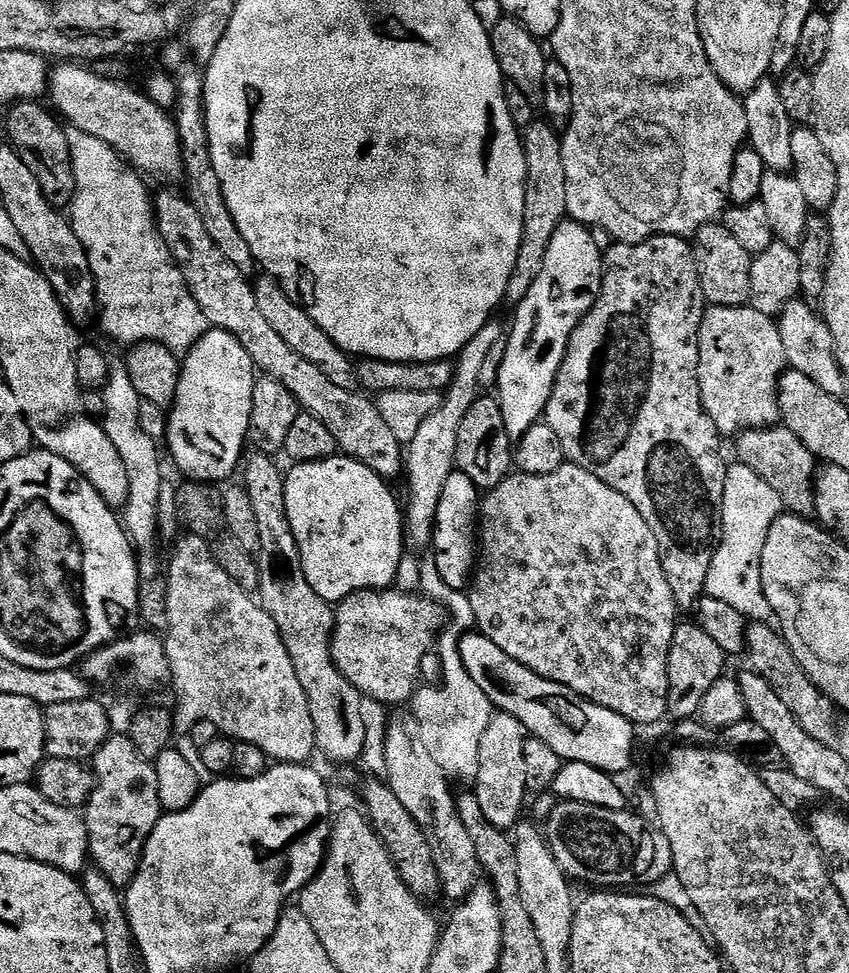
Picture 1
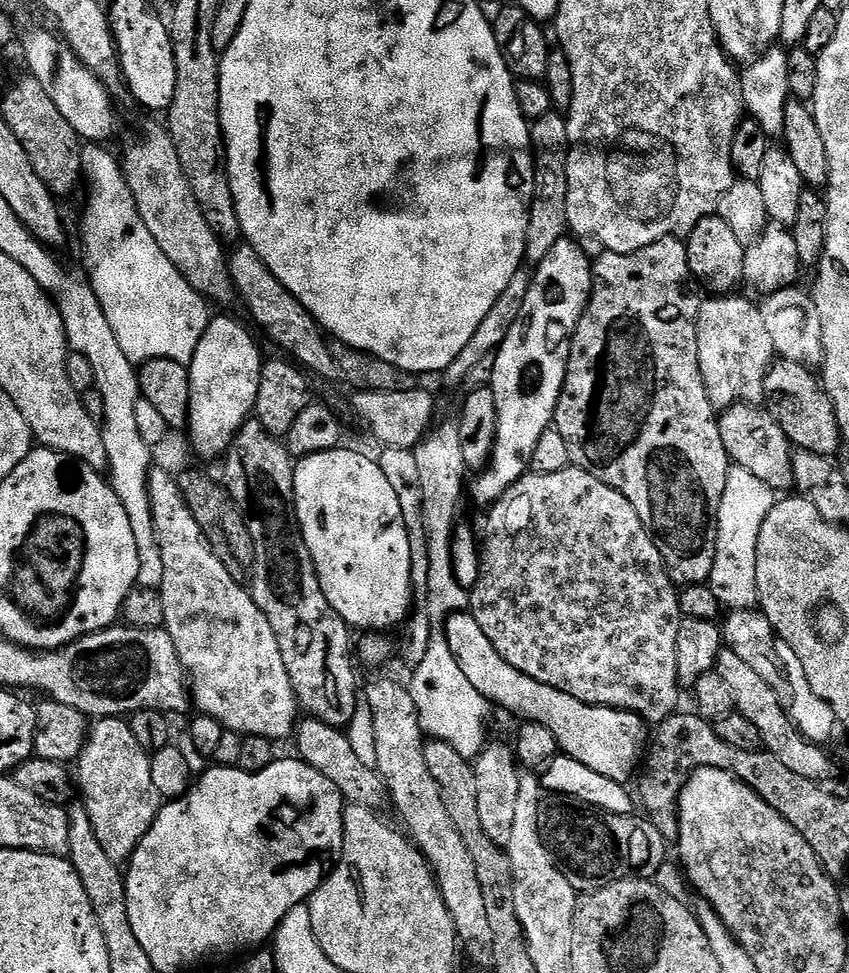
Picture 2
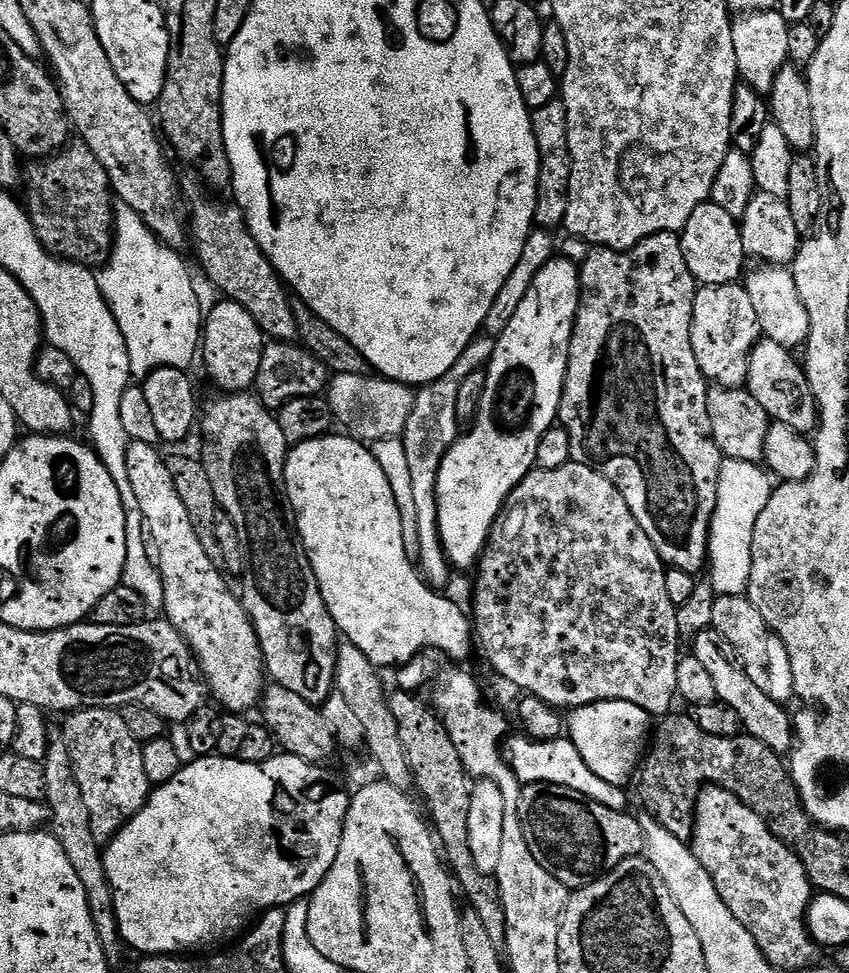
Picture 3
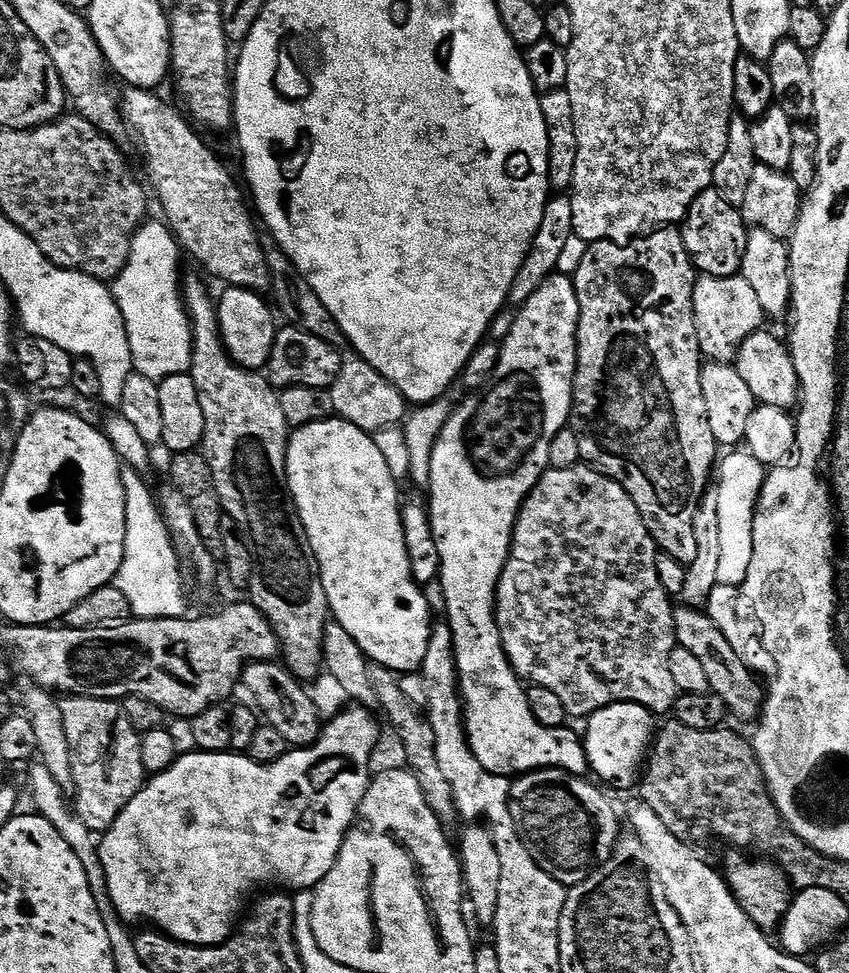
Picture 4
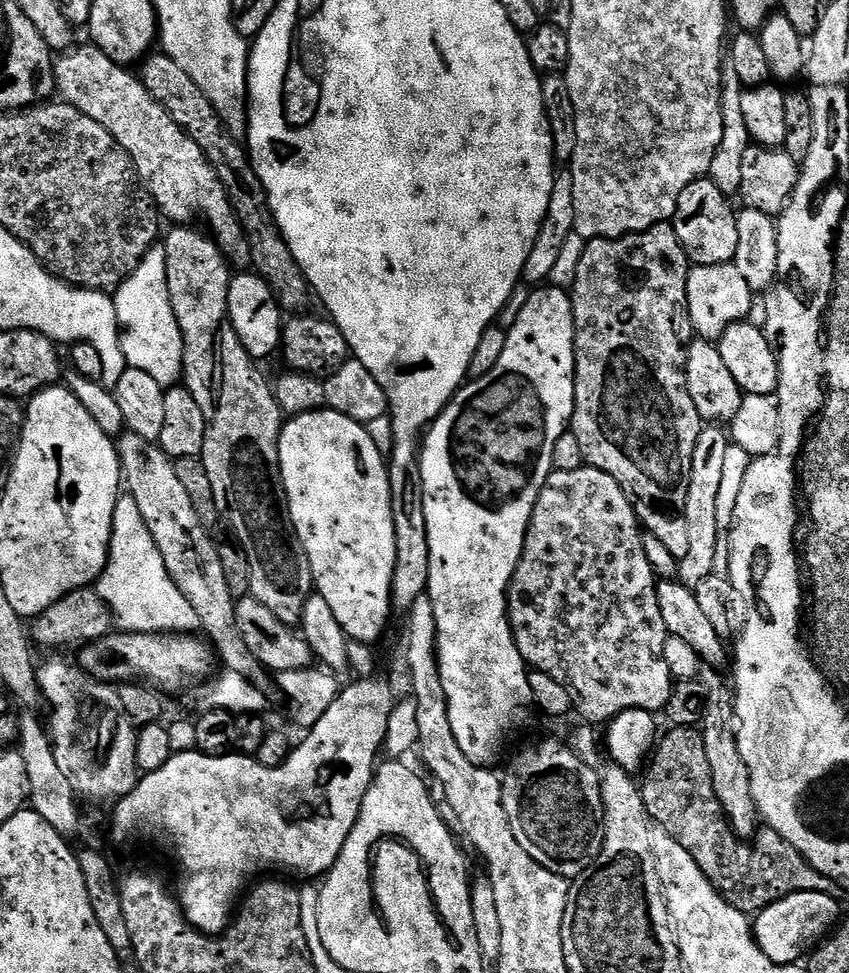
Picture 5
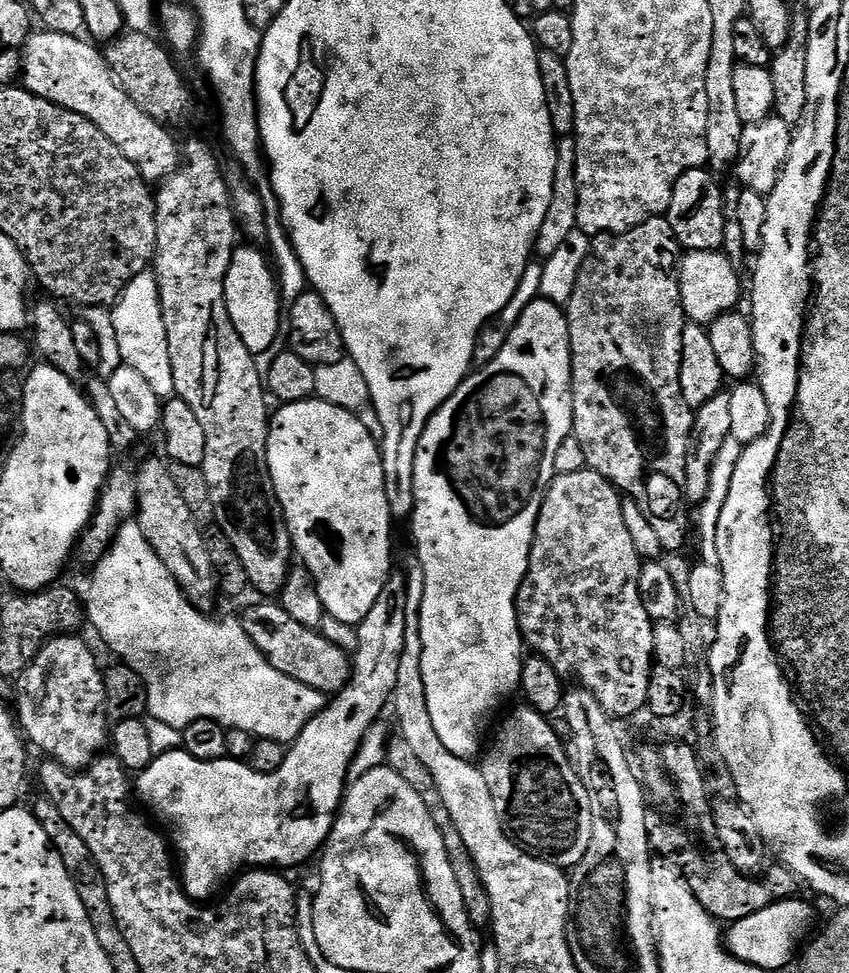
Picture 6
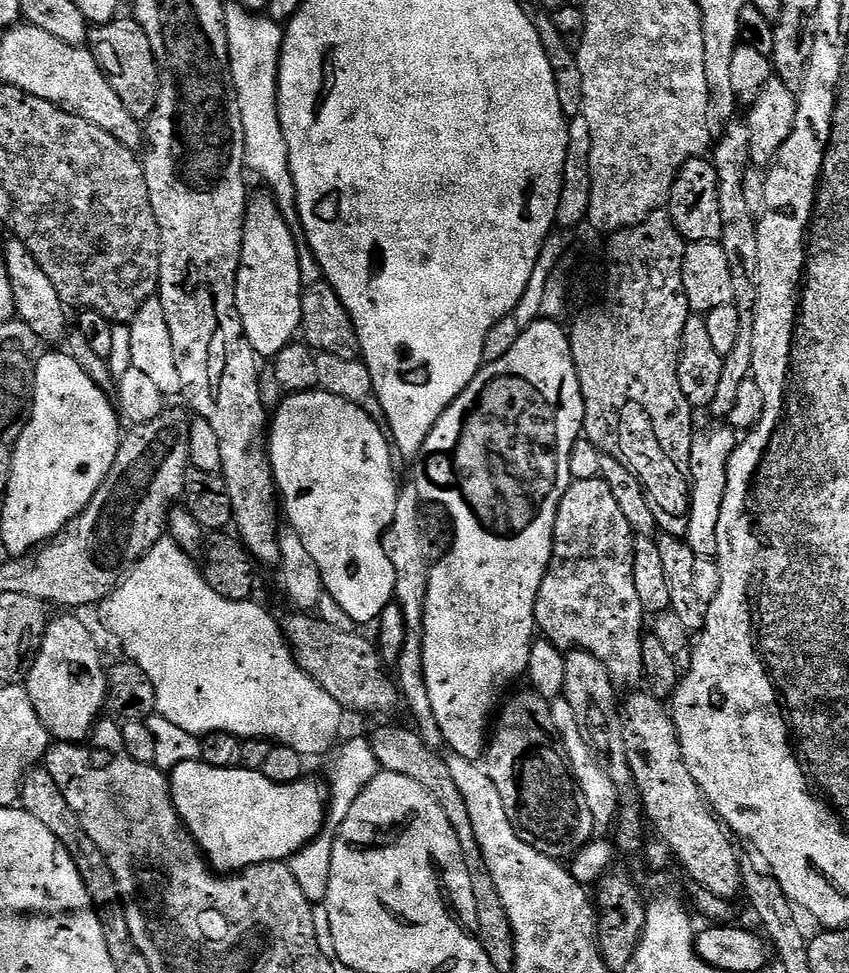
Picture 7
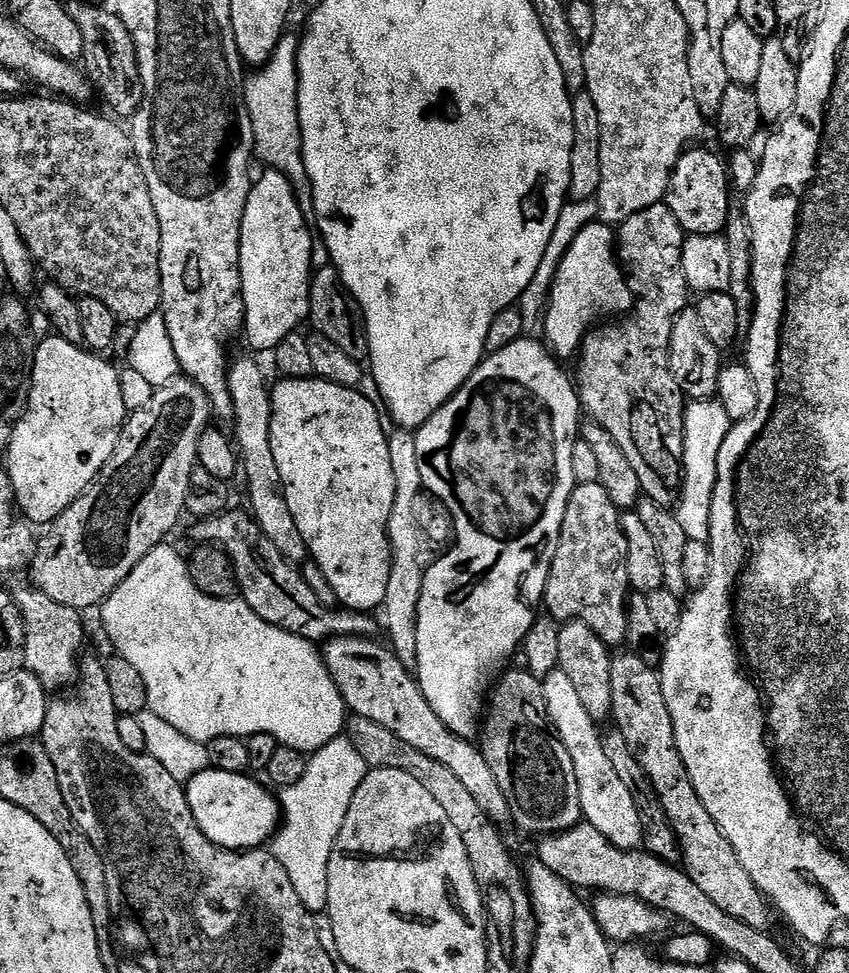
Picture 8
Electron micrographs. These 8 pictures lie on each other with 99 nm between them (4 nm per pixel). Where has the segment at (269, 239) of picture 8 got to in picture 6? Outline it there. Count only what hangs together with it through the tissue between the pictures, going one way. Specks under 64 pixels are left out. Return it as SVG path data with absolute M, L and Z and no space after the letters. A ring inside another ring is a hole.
M256 246L247 247L237 247L232 259L226 276L226 306L244 345L253 354L271 353L280 336L280 288L267 258L260 253L263 251Z

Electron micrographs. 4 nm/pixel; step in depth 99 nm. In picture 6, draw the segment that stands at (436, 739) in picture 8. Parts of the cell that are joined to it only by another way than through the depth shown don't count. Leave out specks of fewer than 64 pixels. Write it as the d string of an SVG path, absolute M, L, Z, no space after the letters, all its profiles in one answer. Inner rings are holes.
M280 602L264 603L268 604L256 604L242 613L245 628L261 654L276 670L316 691L325 694L343 692L353 674L354 665L349 653L328 641L319 630L307 628L302 622L298 622L298 618L291 616Z

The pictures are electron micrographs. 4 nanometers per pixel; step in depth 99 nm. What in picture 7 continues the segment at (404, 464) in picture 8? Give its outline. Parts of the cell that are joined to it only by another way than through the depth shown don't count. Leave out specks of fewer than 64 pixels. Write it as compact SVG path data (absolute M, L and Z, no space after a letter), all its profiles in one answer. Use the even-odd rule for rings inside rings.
M401 487L396 513L388 531L384 533L384 549L390 558L390 566L396 571L395 603L400 605L405 622L405 642L400 659L394 664L394 676L398 681L398 691L403 703L408 703L412 716L416 719L415 727L427 744L440 746L444 744L444 736L440 732L438 722L434 718L434 710L430 706L430 690L426 690L426 674L424 673L424 603L428 593L428 579L432 573L433 557L428 557L428 536L419 532L420 507L422 501L416 495L415 487Z

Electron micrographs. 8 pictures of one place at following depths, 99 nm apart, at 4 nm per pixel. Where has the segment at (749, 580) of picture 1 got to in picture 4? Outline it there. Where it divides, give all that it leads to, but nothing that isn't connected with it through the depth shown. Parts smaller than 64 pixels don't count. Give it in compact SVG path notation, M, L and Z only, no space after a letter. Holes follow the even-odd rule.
M732 450L728 457L721 459L718 464L718 480L720 485L715 485L718 494L718 578L716 583L734 586L739 589L744 584L746 570L750 570L750 558L754 558L754 514L760 491L764 485L766 465L752 456L748 450Z

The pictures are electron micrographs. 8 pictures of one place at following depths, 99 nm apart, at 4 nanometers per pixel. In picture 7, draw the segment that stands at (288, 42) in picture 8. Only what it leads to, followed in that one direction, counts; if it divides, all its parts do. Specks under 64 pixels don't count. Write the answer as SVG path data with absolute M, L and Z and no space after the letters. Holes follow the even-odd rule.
M240 2L225 3L224 21L228 31L232 81L238 94L238 106L242 110L242 130L246 134L245 165L264 179L263 187L272 193L282 210L282 216L286 218L286 224L292 232L299 233L302 229L299 200L296 197L294 174L288 168L286 134L282 134L282 122L278 114L278 70L284 28L277 21L268 19L267 15L245 8Z

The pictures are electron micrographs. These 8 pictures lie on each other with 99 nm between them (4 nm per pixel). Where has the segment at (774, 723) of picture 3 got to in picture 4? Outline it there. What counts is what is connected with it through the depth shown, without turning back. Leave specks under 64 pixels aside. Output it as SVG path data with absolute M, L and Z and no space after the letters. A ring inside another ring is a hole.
M687 606L677 607L674 611L674 626L677 645L690 650L690 654L694 654L698 662L702 662L703 668L706 669L709 689L715 692L718 698L722 698L729 713L740 720L755 721L761 715L764 706L765 689L756 673L748 669L746 662L742 662L738 654L734 654L734 646L726 642L726 634L722 634L722 630L714 626L707 611Z

